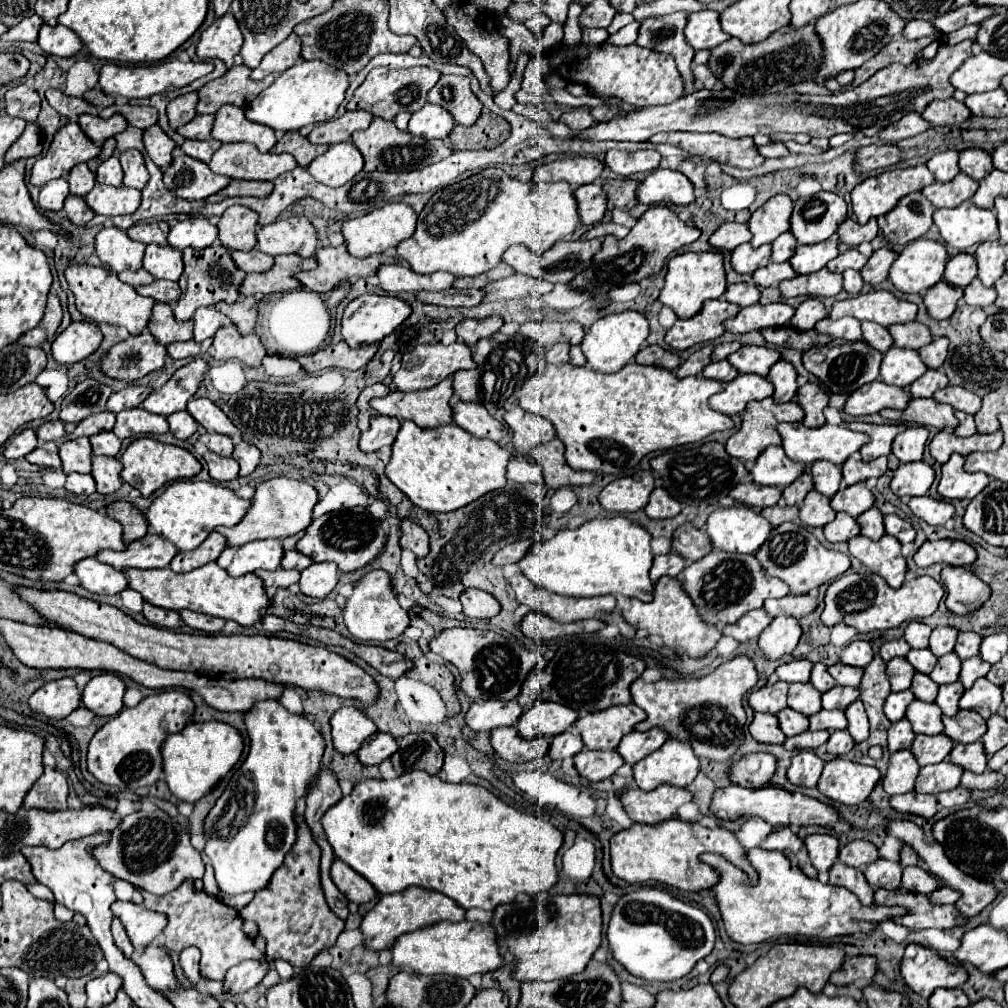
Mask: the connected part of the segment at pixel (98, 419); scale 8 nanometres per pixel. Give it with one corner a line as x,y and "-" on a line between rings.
99,412
99,414
93,414
93,416
81,420
69,438
75,440
79,436
93,436
103,430
113,430
113,426
115,426
115,414
113,412

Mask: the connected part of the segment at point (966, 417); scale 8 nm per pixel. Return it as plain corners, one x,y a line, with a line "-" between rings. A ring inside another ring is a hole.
955,412
955,416
957,416
957,420
959,420
959,426
955,428
955,434
957,434
957,436
971,436
971,434
977,432
977,428
975,428
975,420
973,420
971,414

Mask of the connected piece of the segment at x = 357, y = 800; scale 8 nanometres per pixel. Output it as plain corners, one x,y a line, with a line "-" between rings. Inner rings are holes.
421,770
407,772
393,780
363,780
353,792
323,814
323,830
337,858
371,882
379,894
403,892
409,886
437,890
457,902
463,910
495,910
515,900
519,892
545,894
559,876
555,868
563,832
553,824
511,808
477,784
451,784

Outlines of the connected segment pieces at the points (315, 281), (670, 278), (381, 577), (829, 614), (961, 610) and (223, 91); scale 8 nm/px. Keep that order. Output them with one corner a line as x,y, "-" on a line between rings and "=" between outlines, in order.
345,246
337,248
319,248
315,252
317,268
309,272
297,272
297,280
313,292
329,292
339,282
351,276
371,276
377,268
387,262
397,262
395,258
387,258
385,254
375,254
369,258
355,258
347,252
=
687,252
669,260
665,286
659,294
659,300
665,306
669,306
679,318
691,318
701,310
705,300
719,298
725,294
725,290
727,290
727,280
725,280
723,256
719,252
699,252
699,254
=
373,570
369,572
365,578
359,580
359,584
353,590
353,596
347,600
347,608
345,608
345,626
349,628
349,632
359,638
359,640
393,640
399,634
405,632
405,628
409,626
409,614
407,610
403,610
397,602
397,594
391,590
391,582
389,582
389,574
385,574
383,570
=
843,574
837,578
827,594
825,594
825,610
821,614
821,620
825,626
835,626
839,622
845,622
849,626
855,626
859,632
873,632
873,630
887,630
897,628
903,622
919,620
931,616
939,600
943,598
943,586
929,578
919,576
911,582
903,582
899,590
893,590
881,576
877,574
=
945,566
941,580
947,586
945,604
953,614
969,614
981,608
991,596
991,588
969,568
=
233,66
221,78
207,82
197,94
197,114
215,114
223,104
233,104
245,108
251,100
257,98
267,86
273,84
275,76
269,74
261,82
249,78
251,70
245,66

